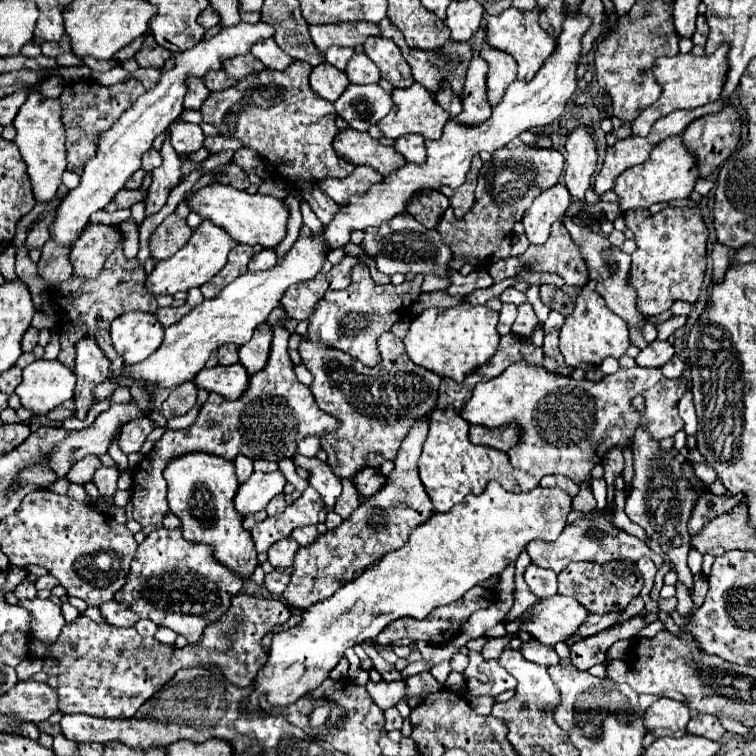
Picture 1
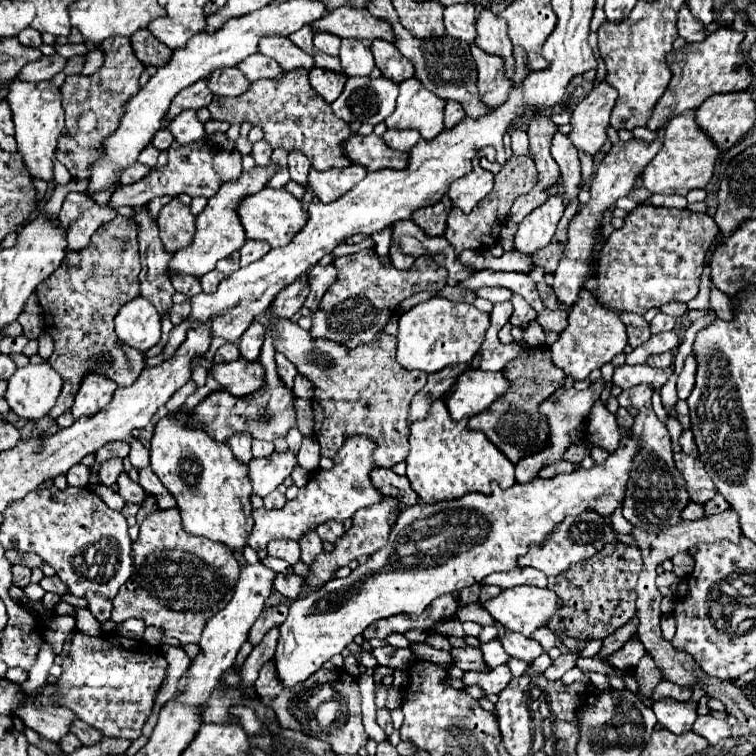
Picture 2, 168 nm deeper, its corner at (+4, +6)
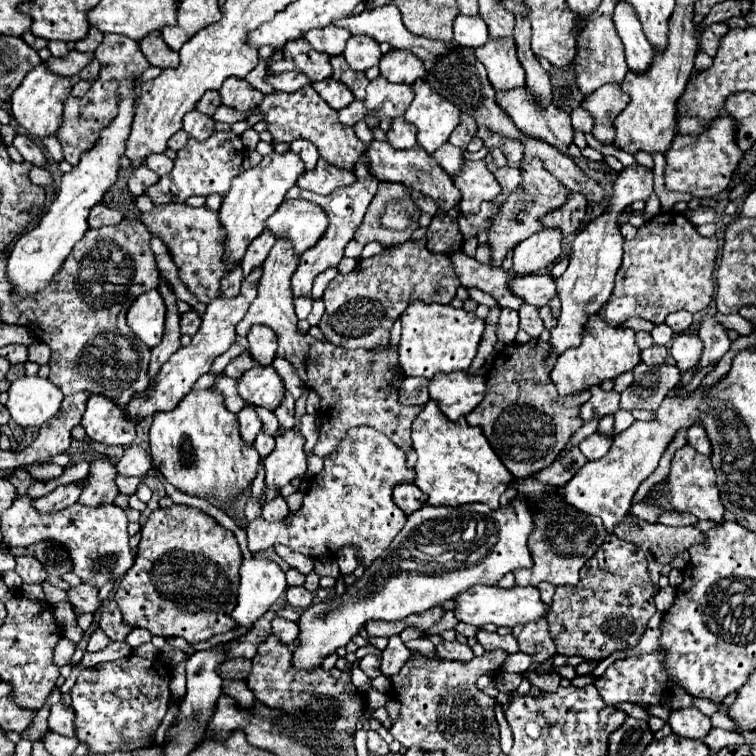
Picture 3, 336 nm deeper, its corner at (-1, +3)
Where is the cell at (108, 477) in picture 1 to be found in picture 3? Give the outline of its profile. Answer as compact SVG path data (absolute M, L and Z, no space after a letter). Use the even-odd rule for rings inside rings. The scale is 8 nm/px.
M130 446L124 450L124 456L118 462L118 472L122 476L146 476L152 468L152 458L140 446Z

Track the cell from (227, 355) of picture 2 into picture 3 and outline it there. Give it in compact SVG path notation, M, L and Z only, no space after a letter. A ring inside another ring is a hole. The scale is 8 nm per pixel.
M244 352L242 356L238 356L238 358L234 358L228 366L226 366L226 376L230 376L230 378L234 378L234 380L238 380L248 368L252 368L254 366L254 360L252 360L252 356L250 356L250 352Z

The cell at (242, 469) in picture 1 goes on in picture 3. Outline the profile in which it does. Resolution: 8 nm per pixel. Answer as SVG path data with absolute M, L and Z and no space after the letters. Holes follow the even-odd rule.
M246 404L246 406L238 412L238 420L240 420L242 440L244 440L246 444L252 444L252 440L256 438L256 434L262 430L262 420L258 418L254 406Z

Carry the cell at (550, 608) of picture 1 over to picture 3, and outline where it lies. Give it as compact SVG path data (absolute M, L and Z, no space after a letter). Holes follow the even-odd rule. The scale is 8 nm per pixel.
M476 586L468 588L468 592L462 592L460 596L454 598L454 616L470 626L482 628L484 624L492 622L496 626L510 626L514 628L516 624L528 624L538 618L542 618L548 610L544 602L540 600L540 592L534 586L512 586L512 588L500 588L500 586Z

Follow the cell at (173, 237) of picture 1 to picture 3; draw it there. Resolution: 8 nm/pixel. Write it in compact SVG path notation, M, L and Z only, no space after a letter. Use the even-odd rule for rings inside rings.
M166 204L154 206L152 212L144 212L142 222L150 234L158 236L168 246L180 282L198 298L198 302L210 304L220 296L220 280L230 270L224 268L224 228L220 228L216 212L204 206L190 208L186 204Z

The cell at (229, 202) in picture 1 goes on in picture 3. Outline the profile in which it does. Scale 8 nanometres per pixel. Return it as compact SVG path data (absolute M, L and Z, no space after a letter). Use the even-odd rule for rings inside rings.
M308 200L282 202L268 218L268 230L272 230L276 238L288 238L296 254L312 248L324 234L324 228L328 228L326 212Z

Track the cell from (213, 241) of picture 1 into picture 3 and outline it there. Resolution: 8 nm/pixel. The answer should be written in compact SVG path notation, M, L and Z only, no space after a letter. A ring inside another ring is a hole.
M288 150L284 154L272 152L270 156L264 156L258 166L244 170L240 176L236 176L236 180L232 180L232 188L224 196L222 208L218 212L220 222L226 228L226 264L228 264L228 268L232 268L236 262L240 262L248 244L266 230L264 224L266 224L268 216L272 216L272 212L276 212L276 206L282 204L286 192L296 184L296 178L300 174L304 174L304 170L306 170L304 162L298 156L294 156L292 150Z

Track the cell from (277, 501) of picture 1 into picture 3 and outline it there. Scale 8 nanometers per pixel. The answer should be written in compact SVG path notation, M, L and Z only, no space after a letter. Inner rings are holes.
M282 496L270 500L264 504L262 508L262 516L266 516L268 522L278 522L278 520L284 520L288 516L288 506L286 506L286 500Z

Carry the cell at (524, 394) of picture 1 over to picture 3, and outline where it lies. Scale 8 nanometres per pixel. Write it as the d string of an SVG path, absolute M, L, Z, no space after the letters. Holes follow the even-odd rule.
M448 372L448 376L432 376L428 392L450 420L458 420L470 414L484 398L486 378L468 372Z

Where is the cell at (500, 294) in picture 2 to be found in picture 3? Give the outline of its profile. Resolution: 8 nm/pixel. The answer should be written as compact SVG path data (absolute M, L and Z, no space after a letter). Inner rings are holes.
M470 288L468 294L470 294L470 298L472 298L474 302L478 302L478 304L484 304L484 306L488 306L488 308L496 306L496 300L494 300L490 294L486 294L486 292L478 290L478 288Z

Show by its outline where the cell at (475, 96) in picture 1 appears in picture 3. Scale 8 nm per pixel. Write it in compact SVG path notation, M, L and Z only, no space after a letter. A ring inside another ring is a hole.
M488 38L484 46L476 48L476 58L486 66L494 90L510 90L524 84L524 68L520 68L512 38Z

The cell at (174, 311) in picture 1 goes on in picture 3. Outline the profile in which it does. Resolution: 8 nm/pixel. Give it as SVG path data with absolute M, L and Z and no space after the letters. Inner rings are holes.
M190 310L186 314L182 314L182 320L180 320L180 328L182 328L182 334L188 334L188 336L194 336L198 332L202 324L202 318L196 310Z

